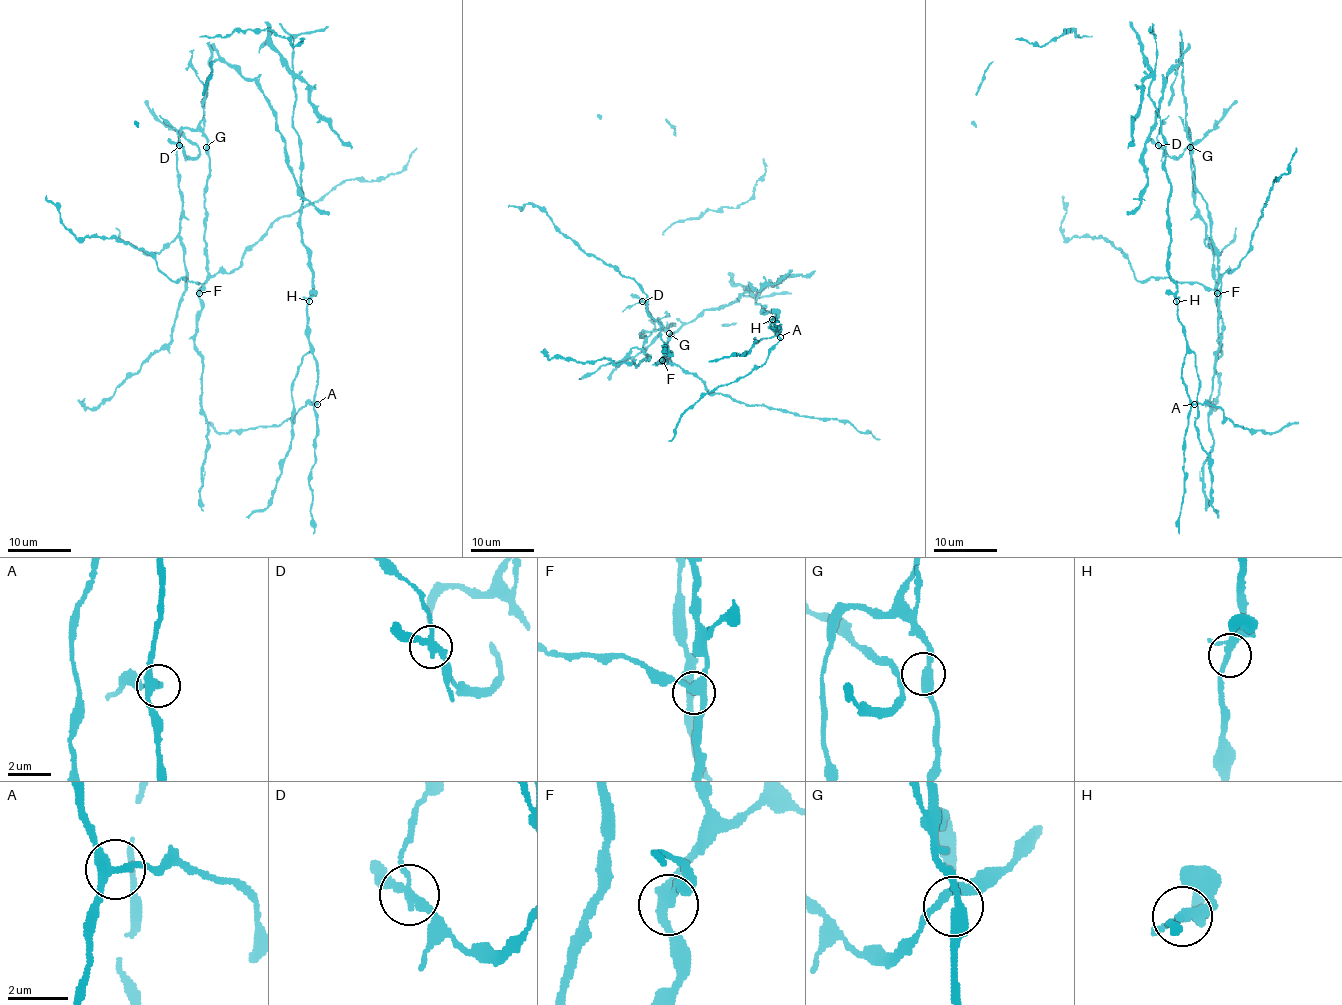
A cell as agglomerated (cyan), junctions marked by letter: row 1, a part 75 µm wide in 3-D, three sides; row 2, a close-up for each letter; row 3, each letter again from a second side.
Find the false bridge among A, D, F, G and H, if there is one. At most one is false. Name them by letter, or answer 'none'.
D

